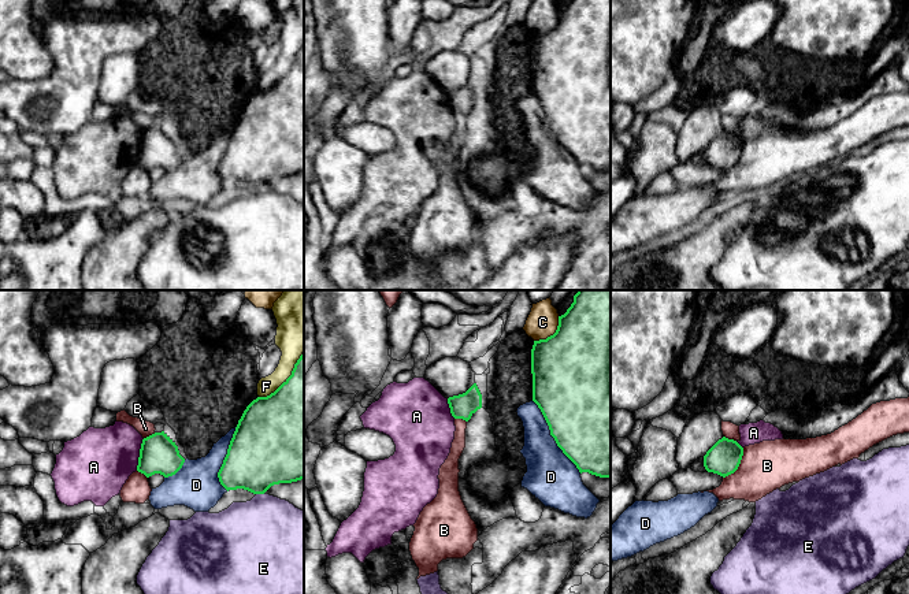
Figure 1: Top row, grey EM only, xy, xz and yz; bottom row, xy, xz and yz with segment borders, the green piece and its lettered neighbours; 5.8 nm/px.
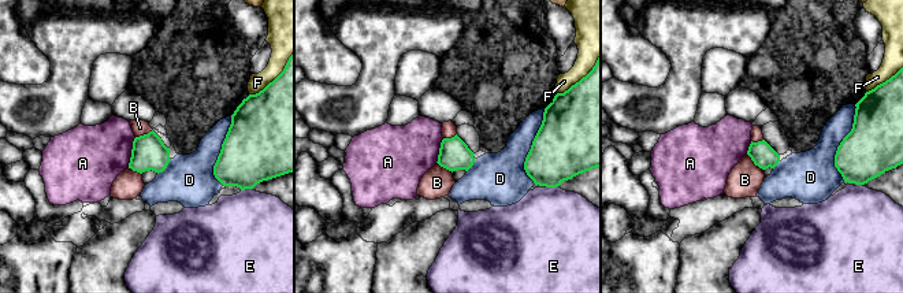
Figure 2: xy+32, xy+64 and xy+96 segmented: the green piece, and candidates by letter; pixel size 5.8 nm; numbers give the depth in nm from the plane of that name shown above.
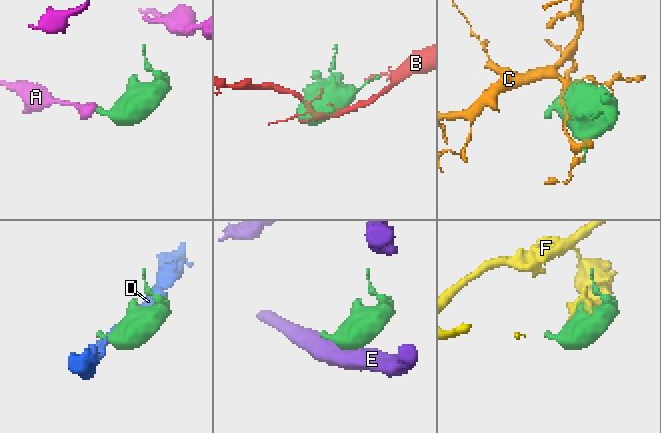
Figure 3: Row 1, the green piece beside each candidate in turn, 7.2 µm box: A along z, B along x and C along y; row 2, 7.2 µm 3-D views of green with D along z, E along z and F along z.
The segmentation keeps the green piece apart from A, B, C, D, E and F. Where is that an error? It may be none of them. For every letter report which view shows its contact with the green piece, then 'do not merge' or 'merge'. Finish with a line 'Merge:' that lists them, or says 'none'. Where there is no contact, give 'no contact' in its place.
A: meets green in xy; do not merge
B: meets green in yz; do not merge
C: meets green in xz; do not merge
D: meets green in xz; do not merge
E: meets green in xy; do not merge
F: meets green in xy; do not merge
Merge: none

